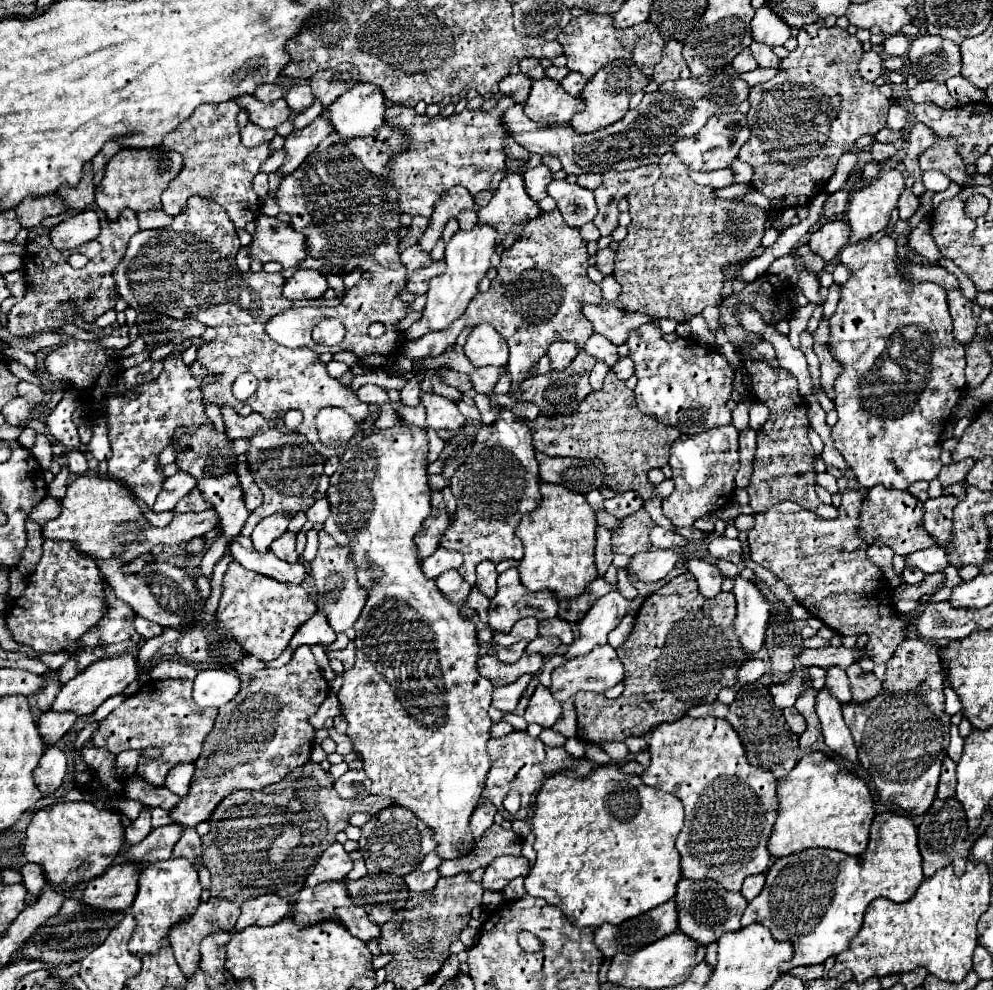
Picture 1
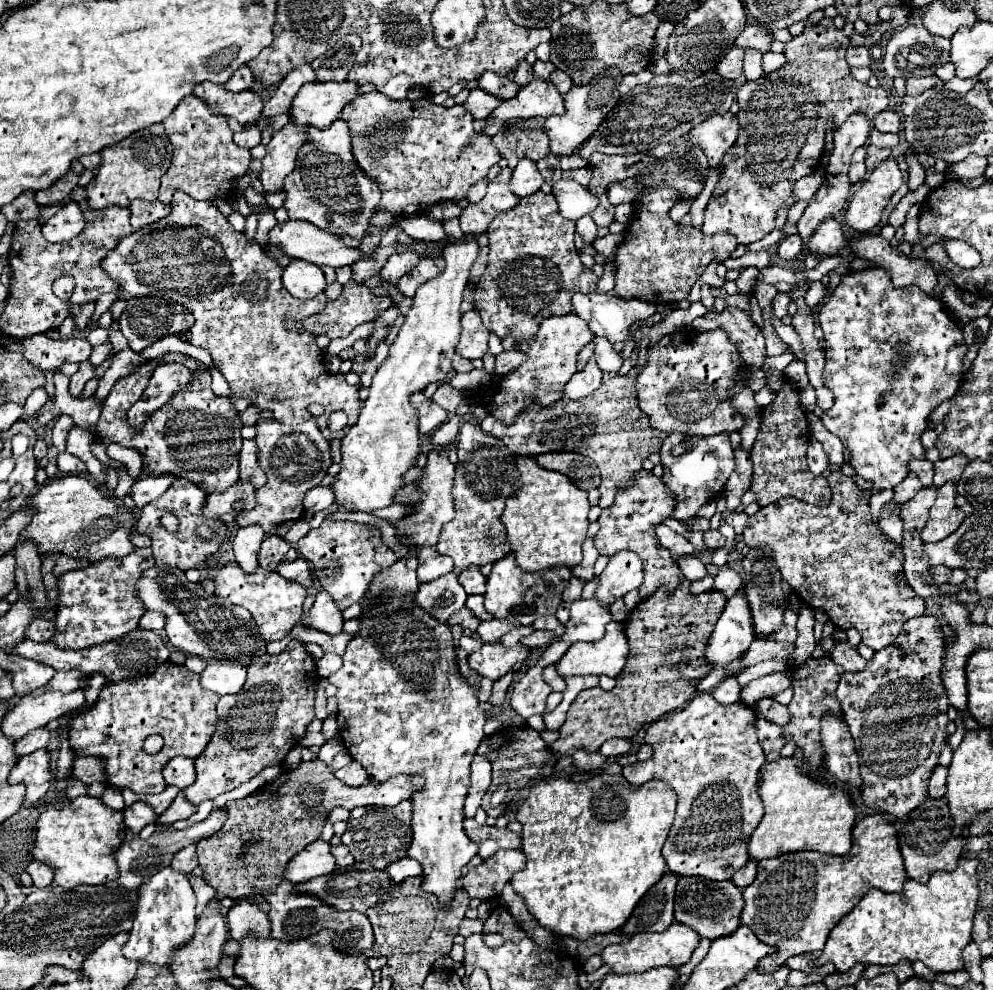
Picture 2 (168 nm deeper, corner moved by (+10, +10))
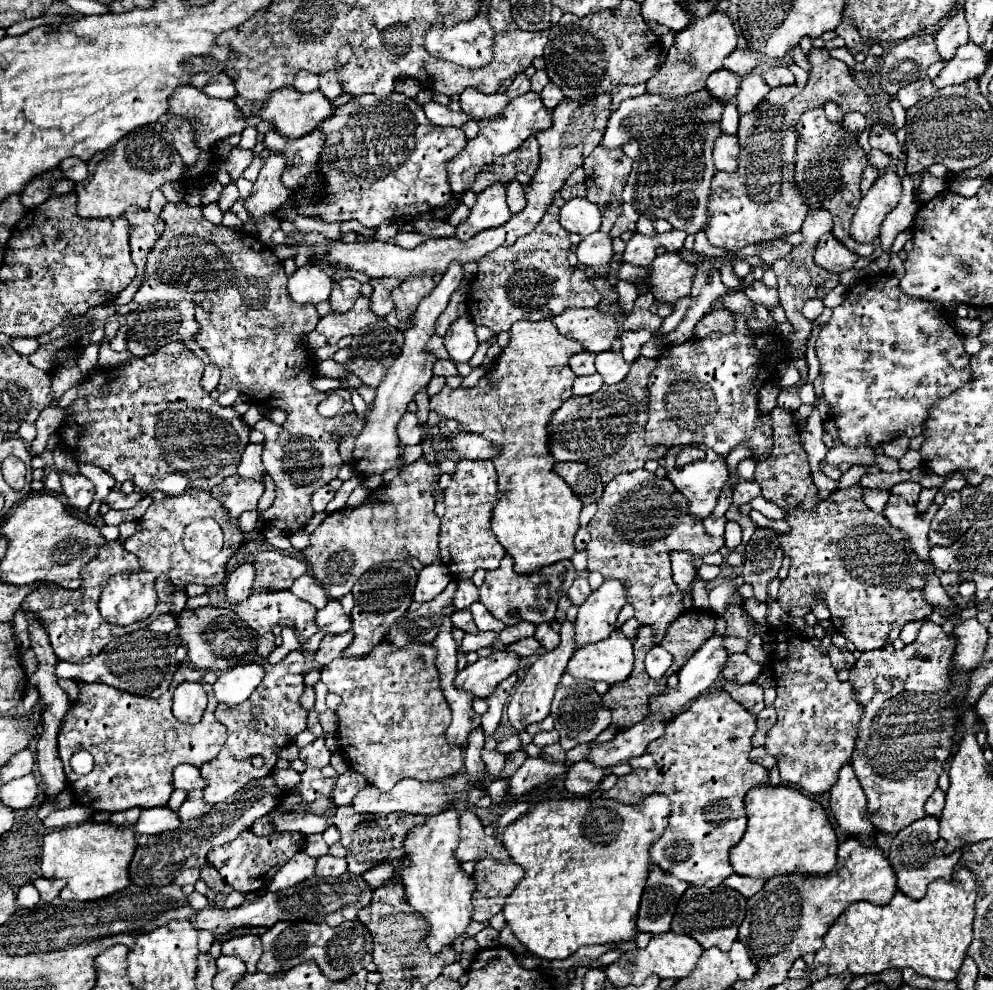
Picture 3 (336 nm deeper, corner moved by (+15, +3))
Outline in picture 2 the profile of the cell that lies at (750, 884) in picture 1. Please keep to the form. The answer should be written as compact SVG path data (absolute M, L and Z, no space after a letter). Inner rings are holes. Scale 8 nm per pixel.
M751 860L747 866L743 866L741 870L735 872L733 882L735 882L739 888L747 888L747 886L755 880L755 874L757 874L757 862Z

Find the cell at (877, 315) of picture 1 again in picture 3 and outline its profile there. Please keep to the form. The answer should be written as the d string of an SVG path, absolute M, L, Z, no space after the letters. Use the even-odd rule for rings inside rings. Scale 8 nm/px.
M882 277L882 279L872 279L868 283L868 291L862 291L862 287L858 287L858 281L854 283L846 295L846 299L842 301L842 305L834 307L834 313L832 313L832 319L820 329L818 333L818 339L816 339L816 355L820 359L820 373L822 373L822 385L824 385L824 401L828 401L830 405L830 413L832 413L832 419L838 427L838 433L840 433L840 441L844 445L850 445L850 447L876 447L880 443L888 443L888 441L894 441L896 437L900 437L904 433L904 429L908 425L922 425L928 417L928 411L930 407L948 397L950 393L954 393L956 389L960 389L964 383L970 381L972 377L972 369L970 369L970 355L964 351L964 343L962 343L962 337L954 331L948 315L946 315L946 325L942 321L942 317L936 313L936 305L928 303L928 301L920 301L920 299L912 299L908 295L904 295L900 289L898 289L898 279L896 277Z

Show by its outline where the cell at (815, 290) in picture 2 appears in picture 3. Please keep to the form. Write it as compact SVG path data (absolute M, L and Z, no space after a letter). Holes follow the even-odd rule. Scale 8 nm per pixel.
M810 299L810 301L806 301L806 305L804 305L804 317L810 319L810 321L814 321L814 319L818 319L818 315L822 313L822 309L824 309L824 303L822 303L820 299Z

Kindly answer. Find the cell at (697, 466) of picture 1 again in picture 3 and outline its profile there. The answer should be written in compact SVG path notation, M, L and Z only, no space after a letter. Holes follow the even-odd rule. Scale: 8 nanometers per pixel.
M678 447L668 449L668 455L666 455L668 479L676 485L676 489L678 489L684 497L688 497L688 501L690 501L688 511L690 511L692 515L704 519L704 517L708 517L708 515L714 511L716 501L718 501L718 495L720 495L722 487L726 485L726 481L728 481L728 477L730 477L730 475L728 475L726 461L724 461L720 455L716 455L712 449L706 449L706 457L704 457L702 461L694 461L694 463L688 463L688 465L684 465L684 467L678 467L678 465L676 465L676 457L678 457L680 451L682 451L682 449L678 449Z

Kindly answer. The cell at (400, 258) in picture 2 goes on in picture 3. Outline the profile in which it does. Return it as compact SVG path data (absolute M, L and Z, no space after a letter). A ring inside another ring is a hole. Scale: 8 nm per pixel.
M400 279L374 281L374 293L370 297L370 309L376 313L378 319L384 319L394 309L394 303L390 299L390 291L398 285L400 285Z

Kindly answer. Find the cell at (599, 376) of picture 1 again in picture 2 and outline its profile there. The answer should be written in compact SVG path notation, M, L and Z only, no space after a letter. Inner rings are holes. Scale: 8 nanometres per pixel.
M591 358L585 366L585 370L577 372L567 384L565 390L561 392L561 400L579 400L585 398L587 394L591 394L593 390L599 388L601 384L601 368L597 366L597 362Z

